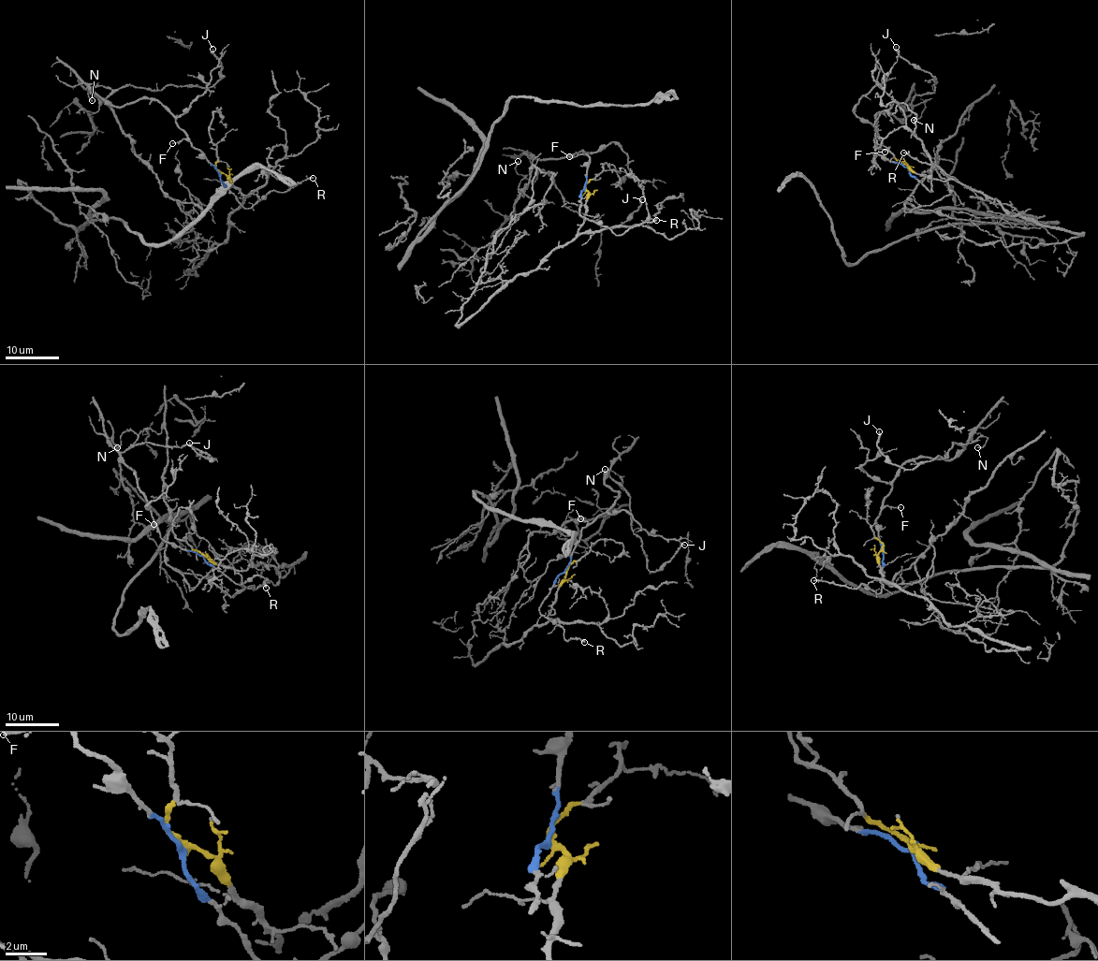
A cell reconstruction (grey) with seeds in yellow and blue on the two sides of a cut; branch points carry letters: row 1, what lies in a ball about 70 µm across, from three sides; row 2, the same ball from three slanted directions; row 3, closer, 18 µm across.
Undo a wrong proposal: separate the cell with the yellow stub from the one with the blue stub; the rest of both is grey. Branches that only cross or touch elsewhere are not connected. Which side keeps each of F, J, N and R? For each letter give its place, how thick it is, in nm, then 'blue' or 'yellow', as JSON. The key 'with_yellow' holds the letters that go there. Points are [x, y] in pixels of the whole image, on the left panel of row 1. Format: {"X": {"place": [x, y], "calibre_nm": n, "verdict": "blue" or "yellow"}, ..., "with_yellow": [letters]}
{"F": {"place": [172, 143], "calibre_nm": 130, "verdict": "blue"}, "J": {"place": [212, 49], "calibre_nm": 110, "verdict": "blue"}, "N": {"place": [92, 100], "calibre_nm": 150, "verdict": "blue"}, "R": {"place": [313, 178], "calibre_nm": 180, "verdict": "blue"}, "with_yellow": []}

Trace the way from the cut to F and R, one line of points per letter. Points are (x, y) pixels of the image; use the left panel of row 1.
F: (219, 173), (188, 141), (182, 138), (172, 143)
R: (219, 173), (223, 184), (239, 203), (248, 208), (271, 191), (289, 191), (302, 180), (314, 177)

